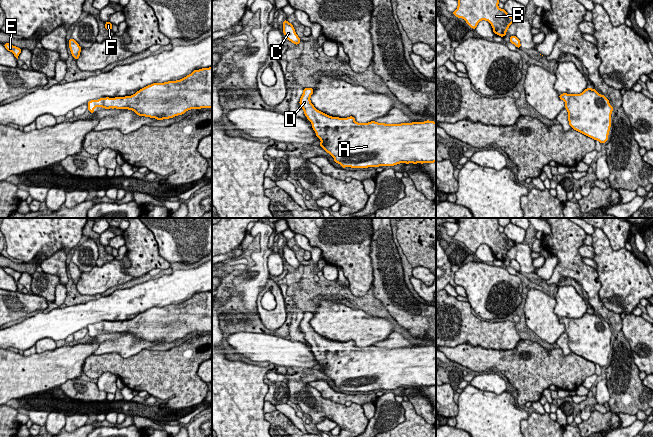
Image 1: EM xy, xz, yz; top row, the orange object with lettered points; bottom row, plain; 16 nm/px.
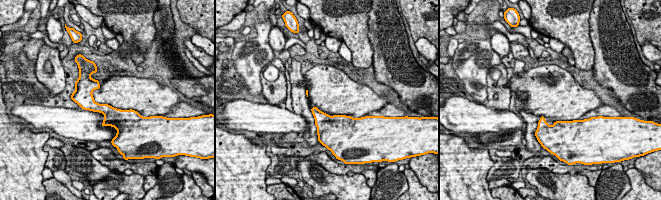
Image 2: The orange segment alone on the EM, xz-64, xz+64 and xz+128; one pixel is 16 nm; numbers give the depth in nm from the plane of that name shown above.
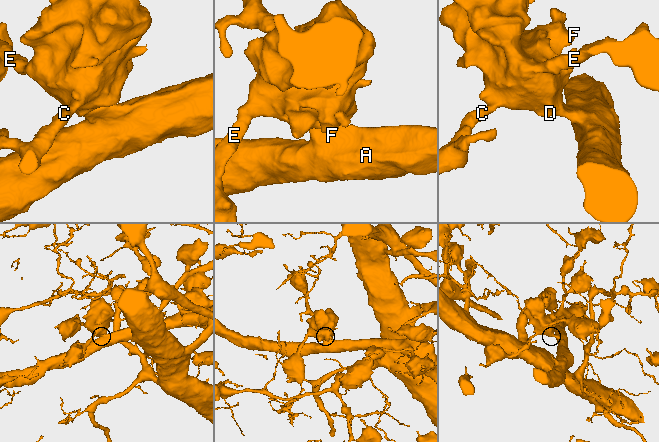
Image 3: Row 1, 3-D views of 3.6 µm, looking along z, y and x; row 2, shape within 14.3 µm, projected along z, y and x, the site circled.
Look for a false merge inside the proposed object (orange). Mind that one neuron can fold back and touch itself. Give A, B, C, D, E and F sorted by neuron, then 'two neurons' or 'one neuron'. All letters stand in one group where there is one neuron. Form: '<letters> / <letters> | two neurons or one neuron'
A B C D E F | one neuron

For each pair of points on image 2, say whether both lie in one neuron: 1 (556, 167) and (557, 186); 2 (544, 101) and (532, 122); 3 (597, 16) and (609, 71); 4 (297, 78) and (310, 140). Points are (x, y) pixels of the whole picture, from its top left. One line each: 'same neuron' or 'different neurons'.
1: different neurons
2: different neurons
3: same neuron
4: same neuron

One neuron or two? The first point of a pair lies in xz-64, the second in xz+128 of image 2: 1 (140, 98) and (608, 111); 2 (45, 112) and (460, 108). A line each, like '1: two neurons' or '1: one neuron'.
1: two neurons
2: one neuron

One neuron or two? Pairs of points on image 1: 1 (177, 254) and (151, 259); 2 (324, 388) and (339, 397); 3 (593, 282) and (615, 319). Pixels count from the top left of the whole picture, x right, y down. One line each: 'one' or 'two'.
1: two
2: one
3: one

